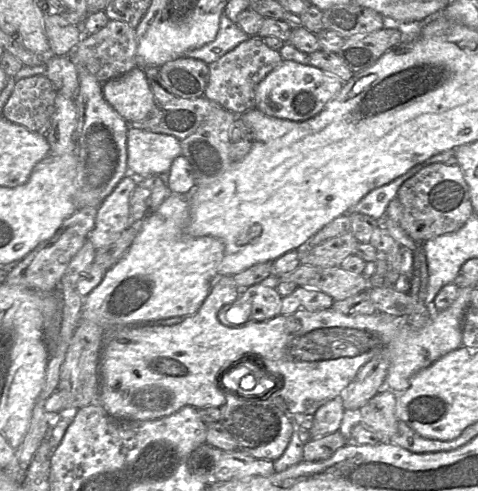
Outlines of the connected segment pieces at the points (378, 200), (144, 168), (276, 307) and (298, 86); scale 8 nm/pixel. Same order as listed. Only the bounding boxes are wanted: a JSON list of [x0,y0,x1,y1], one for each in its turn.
[[347,148,457,220],[127,125,181,178],[242,283,282,321],[255,60,346,121]]

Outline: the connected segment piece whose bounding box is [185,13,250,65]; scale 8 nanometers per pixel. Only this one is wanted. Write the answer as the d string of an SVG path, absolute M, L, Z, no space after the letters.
M223 13L216 38L202 47L186 52L185 56L201 60L208 65L217 61L249 37L236 22L231 21Z

